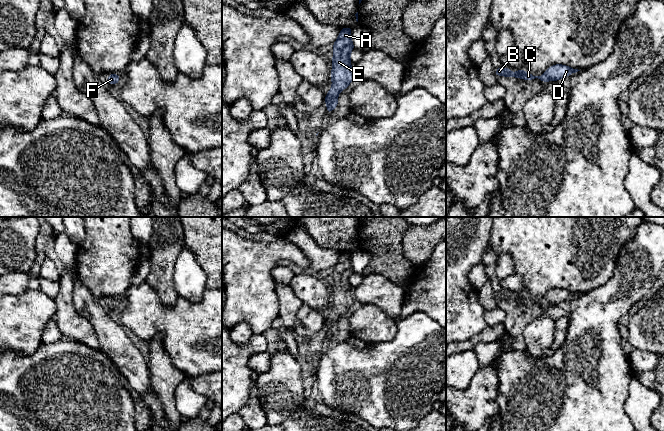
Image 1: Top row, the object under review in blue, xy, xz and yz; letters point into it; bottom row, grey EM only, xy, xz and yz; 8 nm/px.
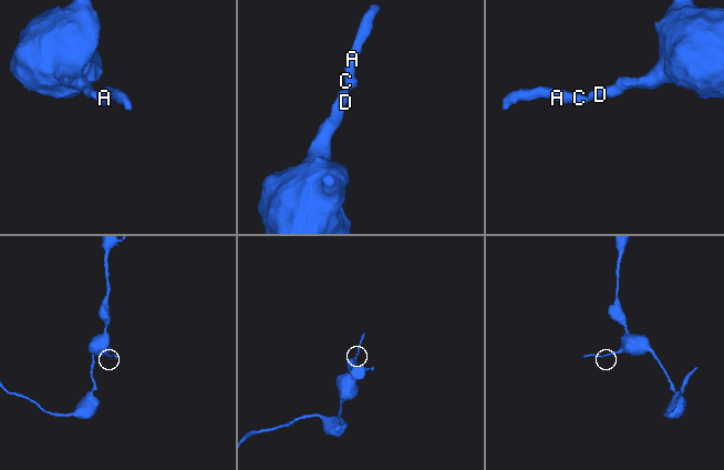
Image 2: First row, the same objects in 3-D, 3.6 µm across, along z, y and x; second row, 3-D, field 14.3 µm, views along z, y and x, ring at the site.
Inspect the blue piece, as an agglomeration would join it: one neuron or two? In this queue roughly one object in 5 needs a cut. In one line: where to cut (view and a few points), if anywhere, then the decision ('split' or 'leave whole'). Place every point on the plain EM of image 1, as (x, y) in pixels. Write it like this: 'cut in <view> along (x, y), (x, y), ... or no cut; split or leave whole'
no cut; leave whole

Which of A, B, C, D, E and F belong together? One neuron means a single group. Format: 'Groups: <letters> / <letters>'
Groups: A B C D E F

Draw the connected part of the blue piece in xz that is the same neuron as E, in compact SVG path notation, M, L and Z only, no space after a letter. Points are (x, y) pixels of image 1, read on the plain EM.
M351 251L341 253L338 263L333 267L332 312L324 324L327 328L326 337L329 338L338 328L338 317L347 312L355 300L350 286L350 277L355 272L352 267L351 254Z

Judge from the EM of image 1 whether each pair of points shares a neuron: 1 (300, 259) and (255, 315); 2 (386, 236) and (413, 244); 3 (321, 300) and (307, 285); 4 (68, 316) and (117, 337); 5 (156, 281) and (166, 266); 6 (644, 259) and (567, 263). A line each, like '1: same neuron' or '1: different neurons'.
1: same neuron
2: different neurons
3: same neuron
4: different neurons
5: same neuron
6: different neurons

